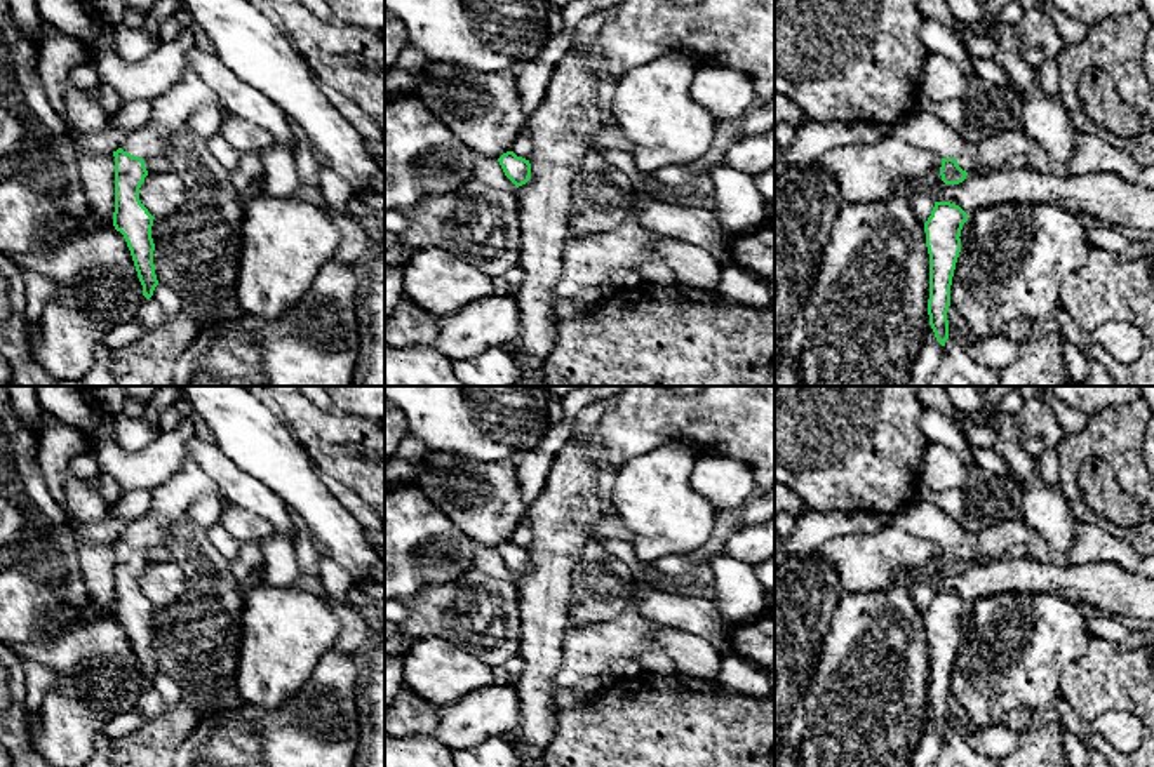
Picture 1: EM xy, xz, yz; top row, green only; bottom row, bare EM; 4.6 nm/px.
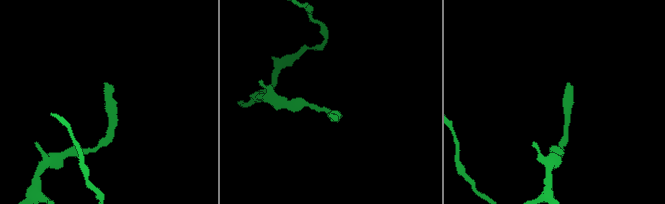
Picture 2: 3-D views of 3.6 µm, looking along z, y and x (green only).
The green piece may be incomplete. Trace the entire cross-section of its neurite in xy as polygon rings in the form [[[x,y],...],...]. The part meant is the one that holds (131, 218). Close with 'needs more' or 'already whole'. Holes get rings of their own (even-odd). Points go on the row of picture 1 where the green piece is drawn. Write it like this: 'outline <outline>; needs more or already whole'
outline [[[186,63],[185,77],[165,94],[155,97],[146,125],[129,134],[115,157],[115,212],[113,226],[131,250],[143,296],[150,299],[158,285],[153,264],[153,216],[139,200],[139,188],[148,176],[144,162],[164,157],[169,139],[202,106],[218,103],[214,90]]]; needs more

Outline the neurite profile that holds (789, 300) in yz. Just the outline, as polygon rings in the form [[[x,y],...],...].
[[[818,163],[775,172],[775,386],[802,386],[804,308],[841,207],[837,181]]]

